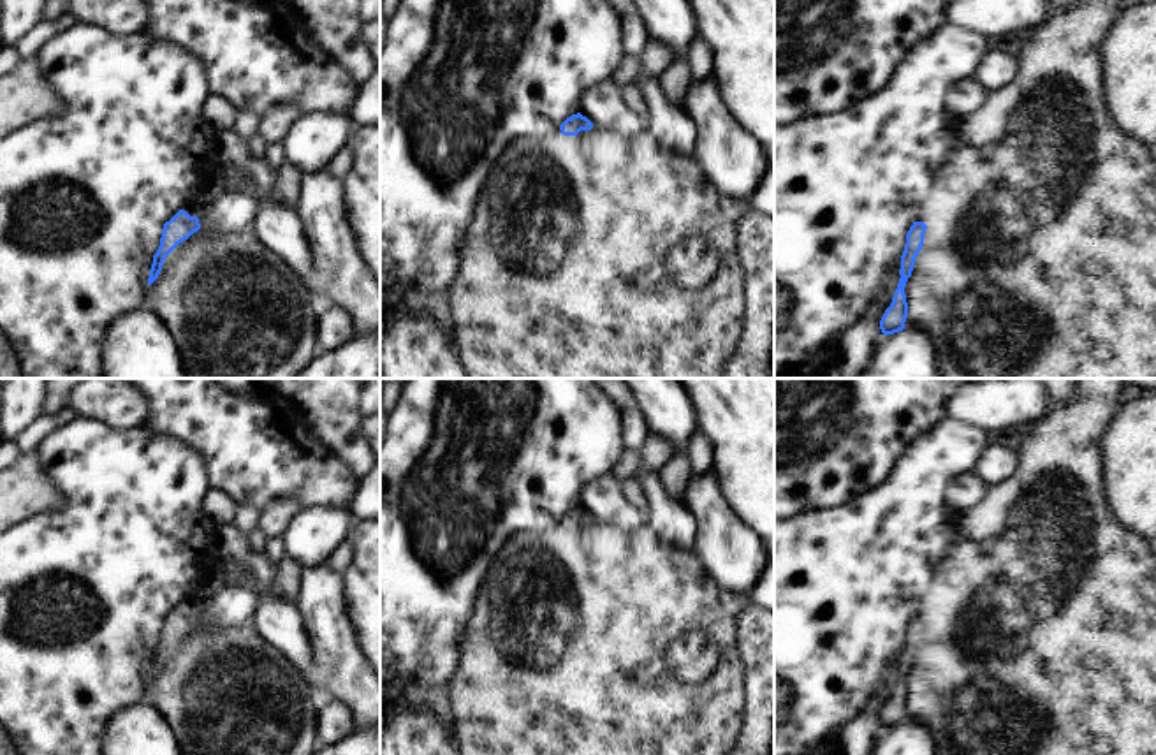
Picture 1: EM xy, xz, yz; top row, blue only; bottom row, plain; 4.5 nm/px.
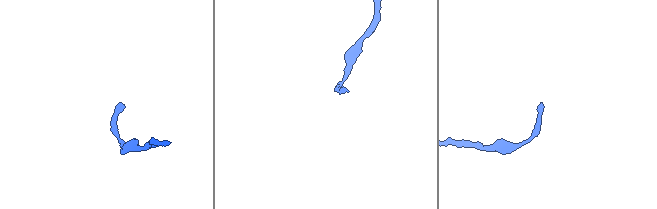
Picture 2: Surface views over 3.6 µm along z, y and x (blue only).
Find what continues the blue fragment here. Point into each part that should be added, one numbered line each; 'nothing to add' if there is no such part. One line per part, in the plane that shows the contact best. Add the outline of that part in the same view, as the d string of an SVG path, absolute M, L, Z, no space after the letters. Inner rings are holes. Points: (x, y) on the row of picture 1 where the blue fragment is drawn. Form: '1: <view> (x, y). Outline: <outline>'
nothing to add

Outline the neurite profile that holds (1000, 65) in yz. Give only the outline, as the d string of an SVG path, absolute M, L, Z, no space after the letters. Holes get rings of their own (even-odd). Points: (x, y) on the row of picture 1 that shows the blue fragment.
M992 44L975 70L973 79L992 93L1010 84L1019 67L1021 60L1015 44Z

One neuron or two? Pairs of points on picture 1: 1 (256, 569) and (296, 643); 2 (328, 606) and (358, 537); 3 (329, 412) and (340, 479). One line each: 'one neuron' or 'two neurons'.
1: one neuron
2: two neurons
3: two neurons

